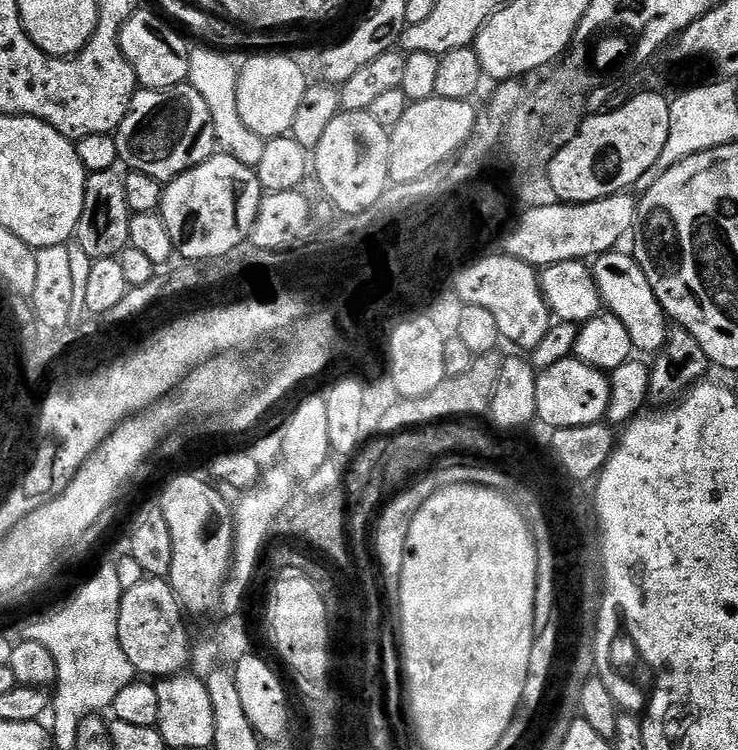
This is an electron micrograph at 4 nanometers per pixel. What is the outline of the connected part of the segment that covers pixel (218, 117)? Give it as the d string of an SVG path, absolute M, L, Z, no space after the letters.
M200 46L204 48L193 47L188 53L188 82L194 87L203 98L206 104L210 106L212 121L214 122L216 145L217 149L225 156L236 158L241 164L246 165L248 168L255 169L260 164L263 156L267 141L265 137L254 134L242 122L241 115L238 114L237 108L237 78L239 71L237 67L231 64L230 61L224 57L206 49L209 47Z

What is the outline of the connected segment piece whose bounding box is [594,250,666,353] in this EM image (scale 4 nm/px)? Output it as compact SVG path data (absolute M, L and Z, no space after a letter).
M611 250L595 257L594 264L598 269L598 275L595 277L596 287L599 289L601 301L606 305L607 311L617 316L622 325L626 326L633 345L639 351L641 348L644 352L655 353L666 336L665 317L662 315L658 298L648 287L648 279L644 277L644 271L636 263L635 255L628 253L627 256L620 251Z

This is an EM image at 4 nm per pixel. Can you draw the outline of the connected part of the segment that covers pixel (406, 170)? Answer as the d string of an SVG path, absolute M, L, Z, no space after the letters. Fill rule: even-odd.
M437 95L409 103L402 120L390 130L389 177L397 184L414 182L440 164L451 161L476 131L478 111L474 105L466 100L453 102Z

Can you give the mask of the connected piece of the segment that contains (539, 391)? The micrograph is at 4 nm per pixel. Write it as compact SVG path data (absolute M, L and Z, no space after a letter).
M575 356L560 359L535 377L536 417L539 423L544 422L549 429L582 427L601 423L605 417L611 396L609 377L601 370L586 365Z

